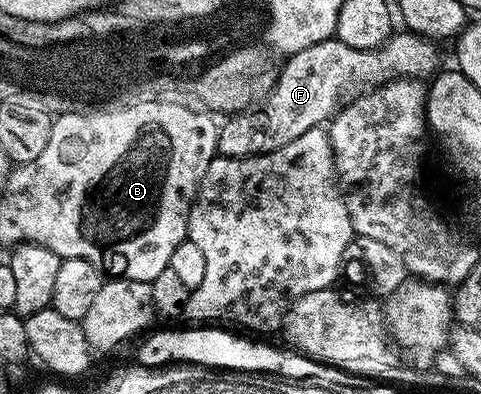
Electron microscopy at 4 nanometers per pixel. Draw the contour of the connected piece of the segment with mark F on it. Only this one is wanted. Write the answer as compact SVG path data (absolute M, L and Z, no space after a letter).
M400 30L389 36L384 44L370 50L358 50L333 38L293 52L285 59L288 61L265 104L237 111L227 117L225 124L219 125L216 151L230 158L261 156L294 142L294 138L302 138L306 130L327 125L342 102L353 94L388 84L391 80L427 81L441 71L440 52L436 48L439 48L437 41Z

